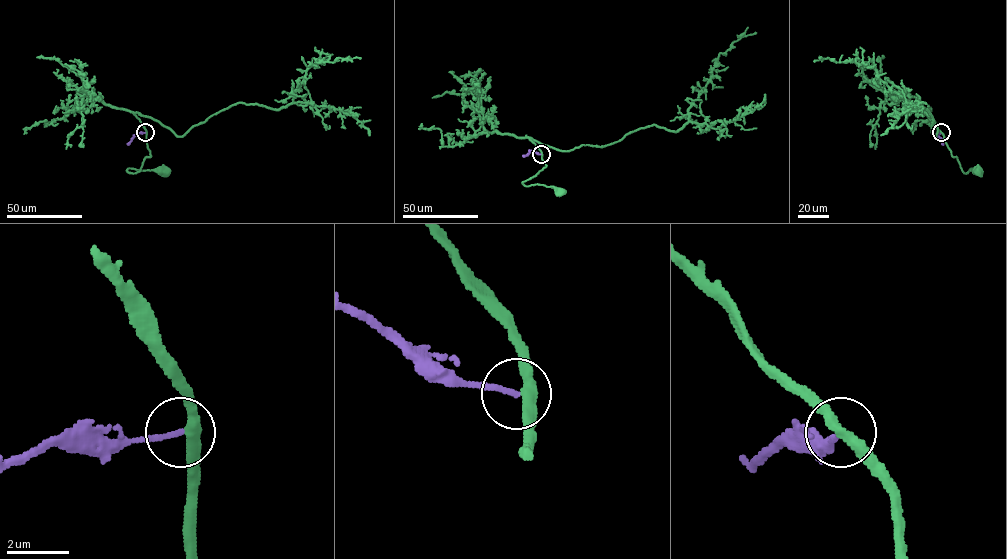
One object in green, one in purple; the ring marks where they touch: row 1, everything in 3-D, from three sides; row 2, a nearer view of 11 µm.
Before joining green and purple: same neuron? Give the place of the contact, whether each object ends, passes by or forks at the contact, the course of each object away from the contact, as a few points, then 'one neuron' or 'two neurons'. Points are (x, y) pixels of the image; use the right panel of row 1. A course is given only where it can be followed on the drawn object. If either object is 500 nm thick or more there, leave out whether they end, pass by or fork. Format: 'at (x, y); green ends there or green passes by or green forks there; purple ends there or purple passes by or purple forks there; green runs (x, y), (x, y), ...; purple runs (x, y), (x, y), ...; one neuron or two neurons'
at (941, 132); green passes by; purple ends there; green runs (941, 132), (963, 171), (967, 173), (972, 168), (975, 173), (979, 171); purple runs (941, 132), (937, 135), (943, 145); two neurons

